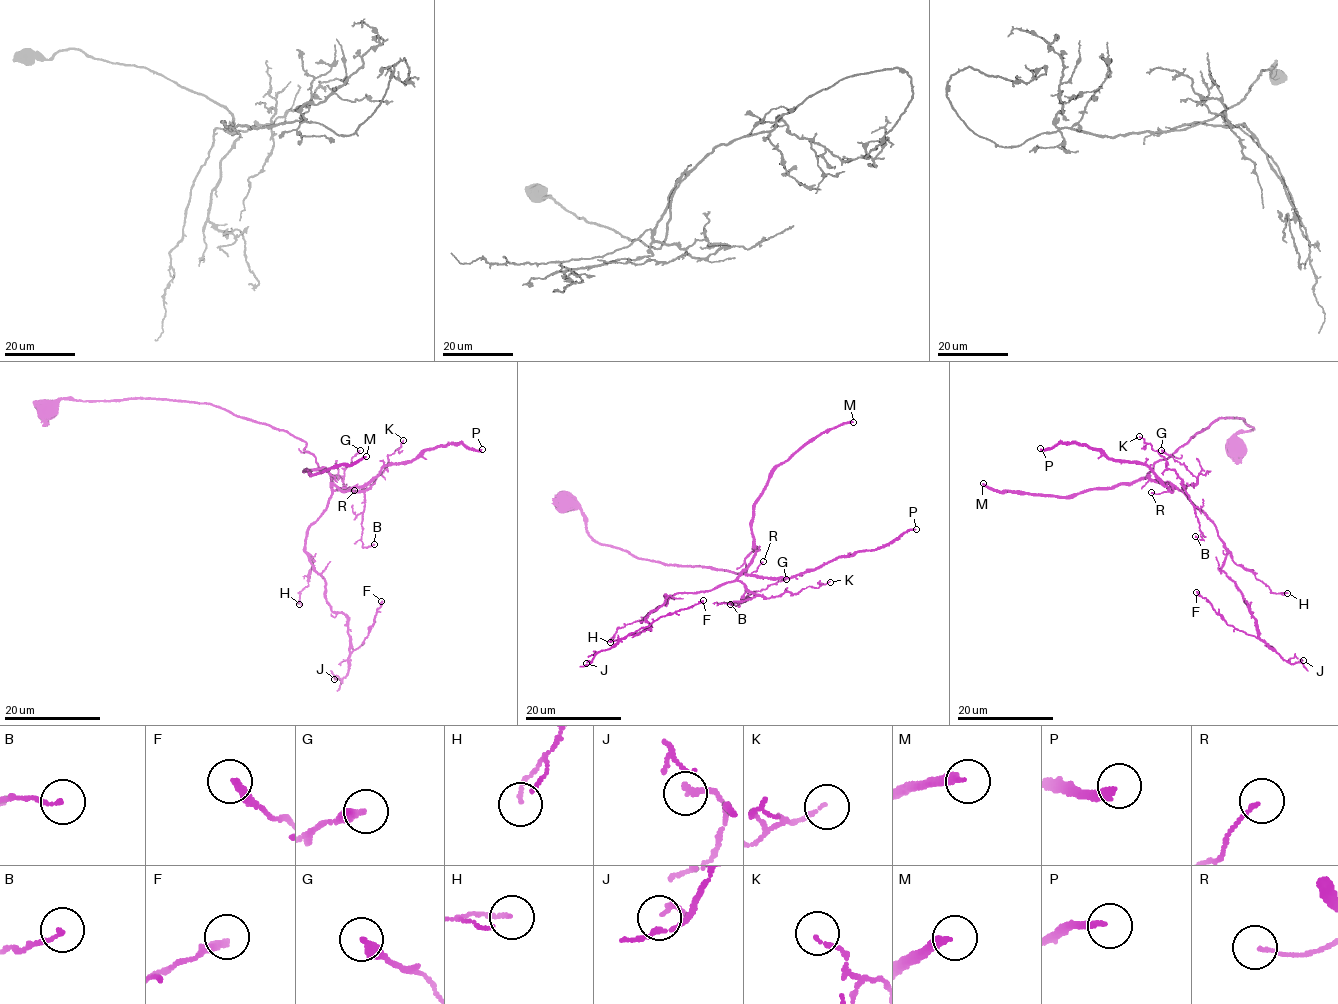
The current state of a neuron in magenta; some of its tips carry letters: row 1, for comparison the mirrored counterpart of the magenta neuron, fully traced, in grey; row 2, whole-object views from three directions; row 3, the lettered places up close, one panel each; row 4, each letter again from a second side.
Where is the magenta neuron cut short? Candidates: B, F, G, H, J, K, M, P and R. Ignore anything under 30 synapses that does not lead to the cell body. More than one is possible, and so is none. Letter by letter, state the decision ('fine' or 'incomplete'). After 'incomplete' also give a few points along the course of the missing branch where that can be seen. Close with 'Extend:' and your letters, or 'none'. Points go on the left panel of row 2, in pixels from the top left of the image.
B: fine
F: fine
G: fine
H: fine
J: fine
K: fine
M: incomplete; course (366, 456), (392, 442), (431, 435), (480, 417), (489, 419), (498, 411), (495, 433), (505, 452)
P: incomplete; course (482, 449), (489, 448), (490, 438), (506, 424), (493, 427), (479, 420), (458, 423), (397, 453)
R: fine
Extend: M, P

